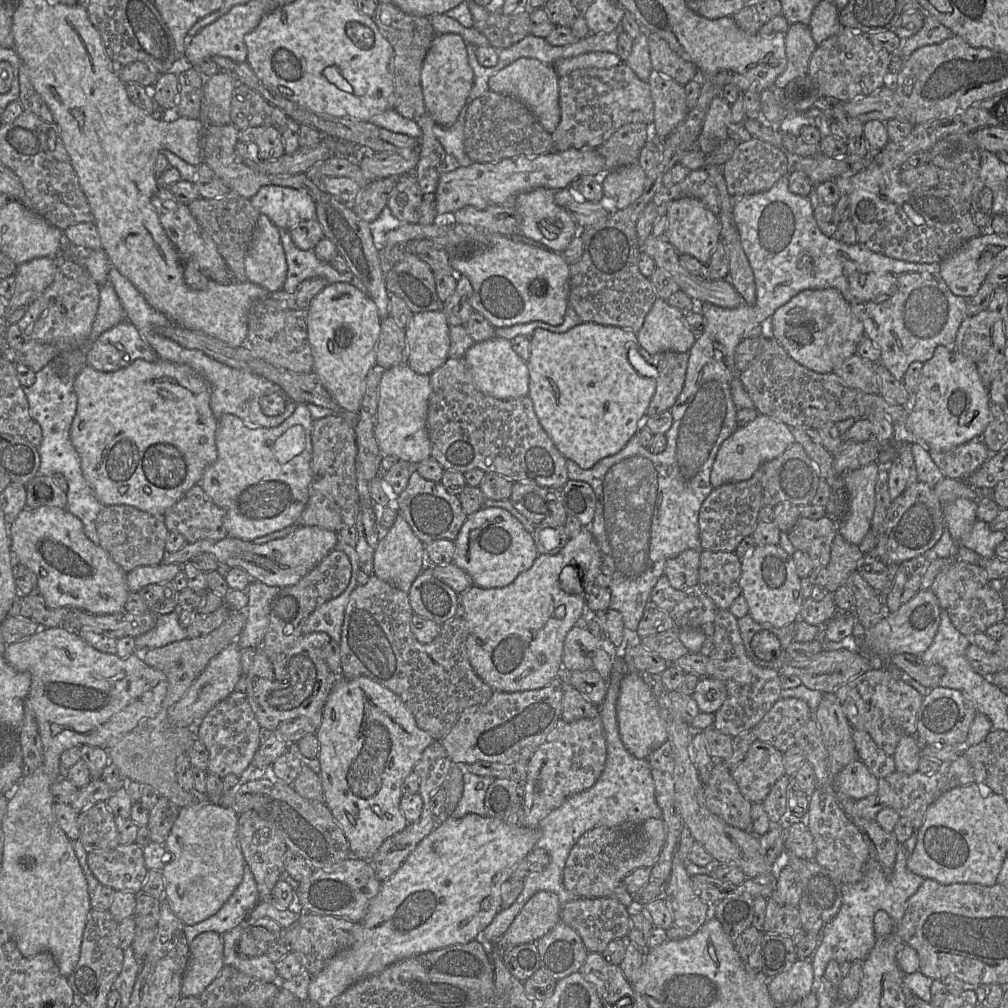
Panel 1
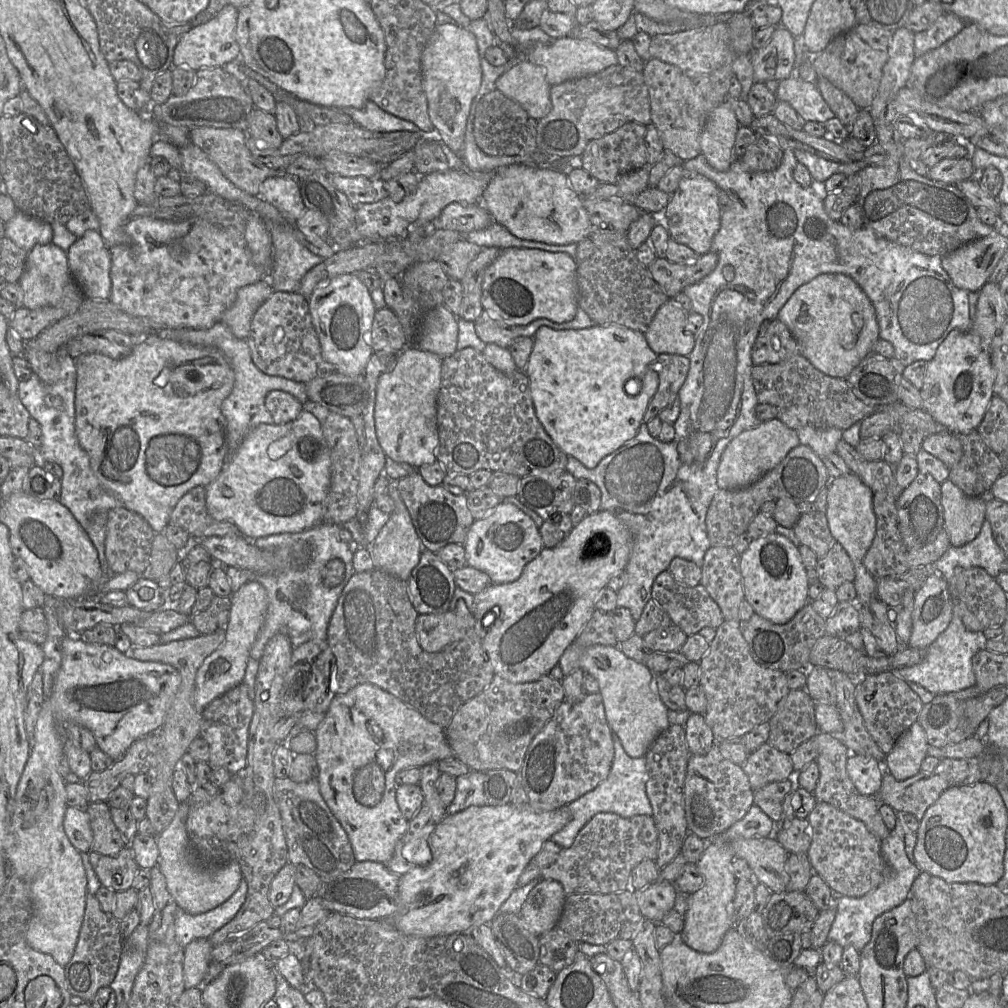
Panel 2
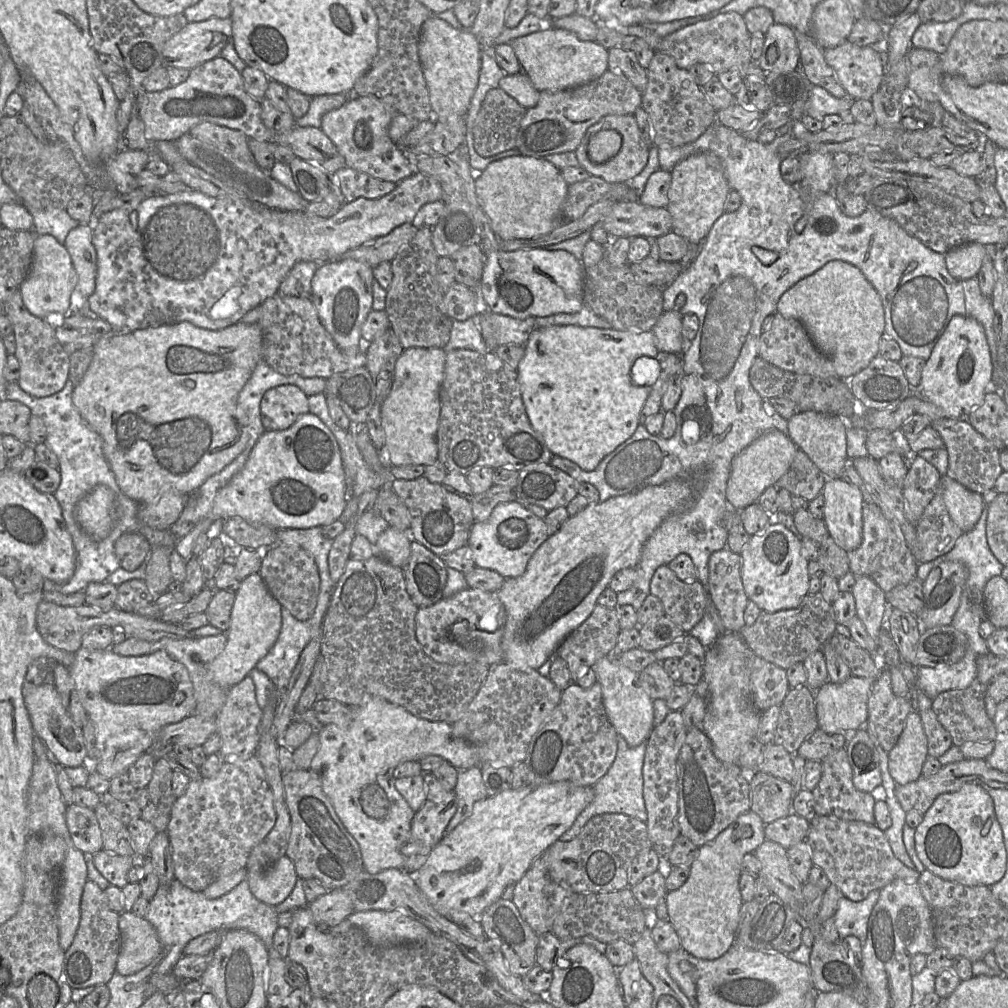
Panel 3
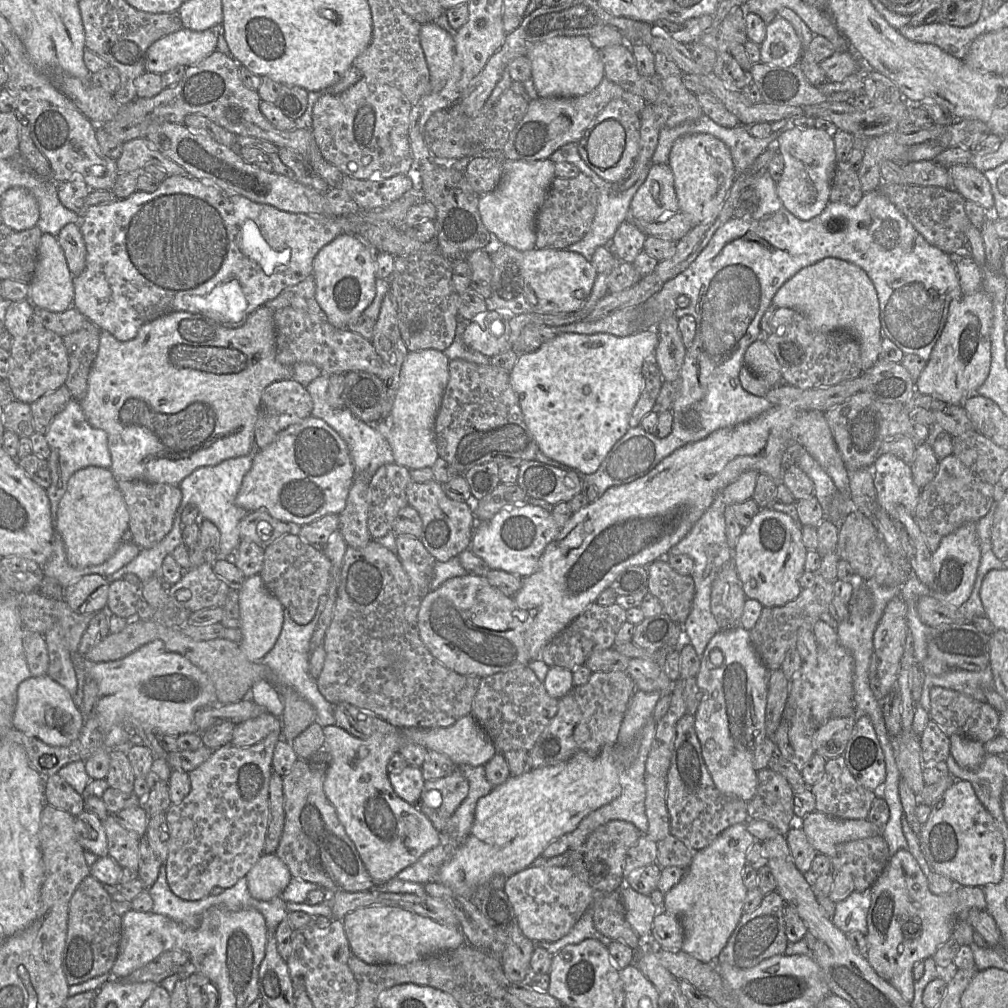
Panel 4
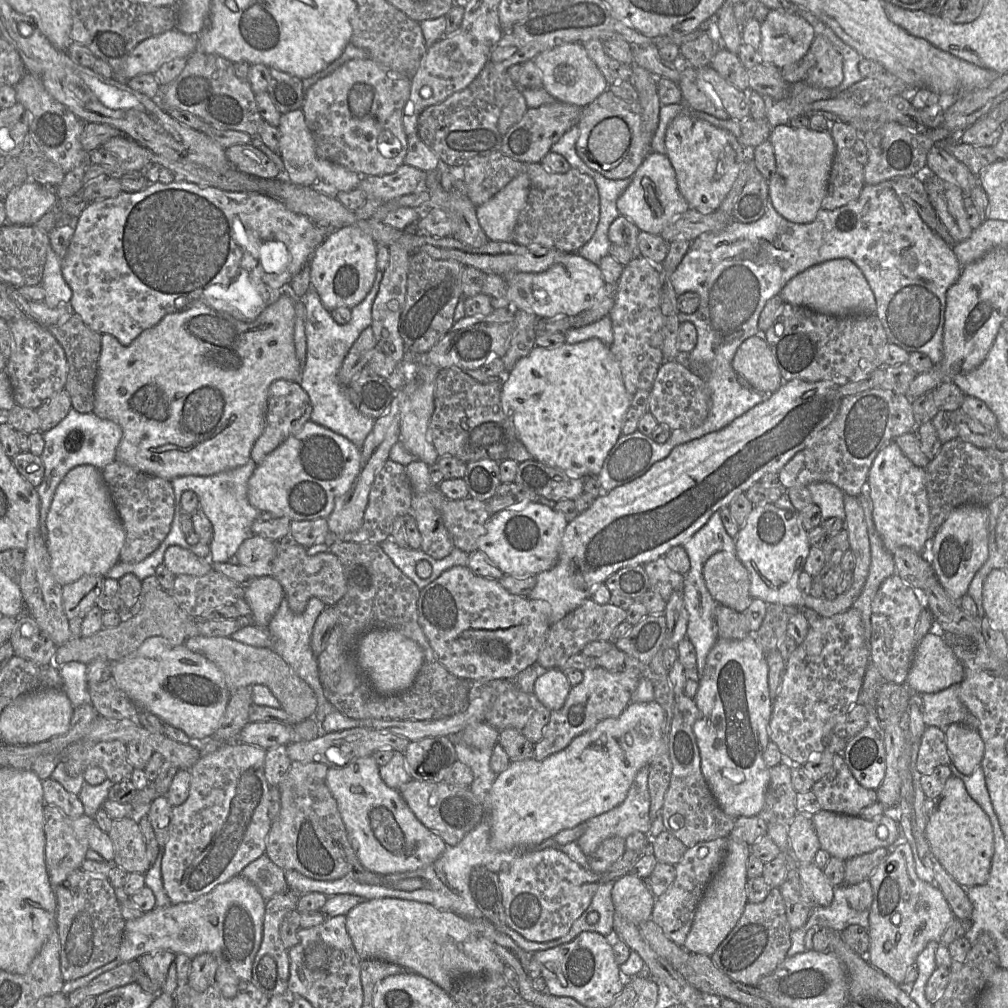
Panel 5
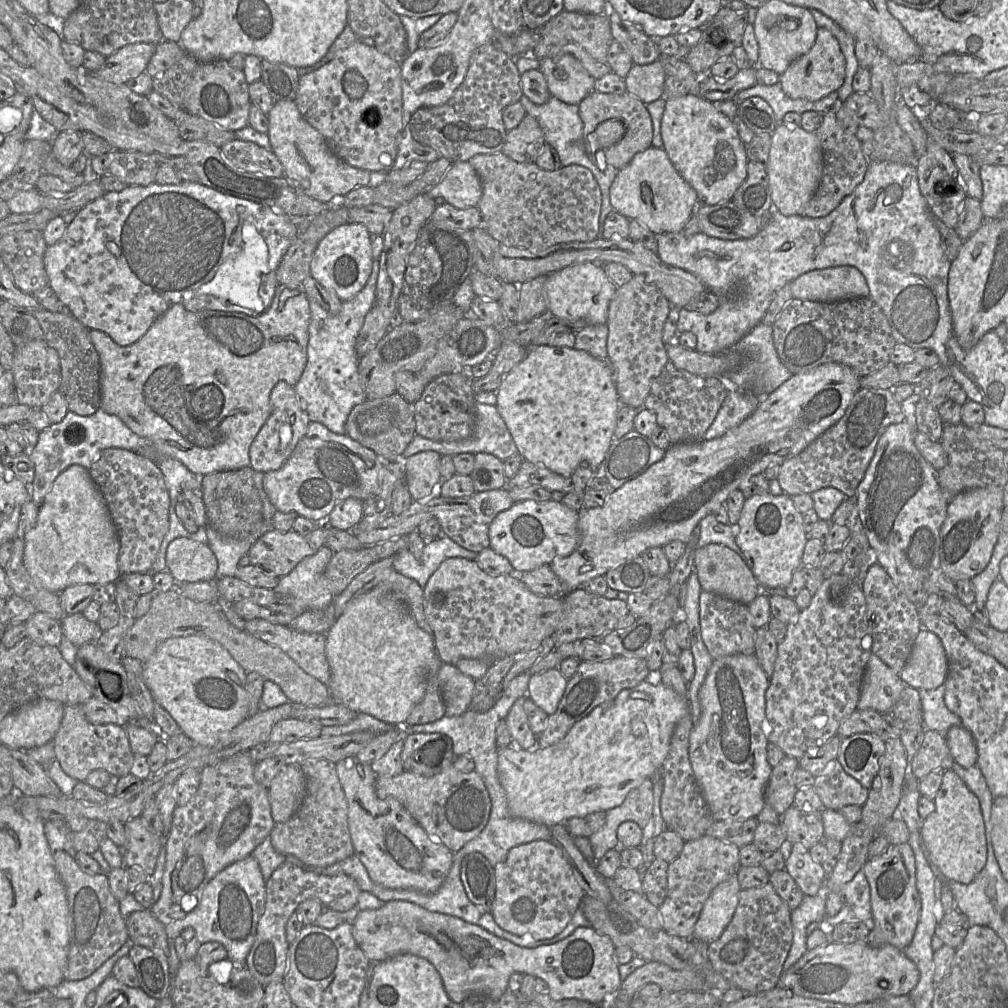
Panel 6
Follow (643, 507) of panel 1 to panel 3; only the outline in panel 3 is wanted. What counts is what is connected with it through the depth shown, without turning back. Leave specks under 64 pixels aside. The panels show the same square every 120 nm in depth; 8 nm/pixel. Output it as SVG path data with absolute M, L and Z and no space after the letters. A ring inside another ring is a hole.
M791 119L784 126L778 128L776 130L776 137L772 142L768 144L763 144L758 140L746 139L738 131L728 128L718 121L715 121L695 142L680 147L660 147L658 150L660 169L669 172L672 172L673 168L679 162L691 155L708 152L715 154L722 162L725 177L727 179L729 187L731 188L731 190L735 190L740 194L742 202L741 206L736 211L728 213L725 212L714 222L708 235L699 247L697 256L688 264L685 270L681 272L680 275L670 285L662 289L663 311L673 310L675 308L675 299L677 295L683 293L686 295L687 299L682 308L678 310L679 313L681 315L695 314L698 318L697 333L691 342L686 343L685 351L681 355L683 367L683 378L681 383L682 392L679 401L673 410L676 418L676 429L674 434L670 438L662 438L659 435L650 434L646 430L644 424L639 424L634 434L621 445L619 445L613 452L604 457L593 471L584 471L576 463L566 458L553 456L551 459L551 466L567 473L568 475L576 479L579 483L588 482L594 485L599 491L599 502L604 502L609 498L615 496L633 494L645 487L661 485L668 480L676 478L687 479L694 485L694 495L692 501L690 501L689 503L689 506L681 512L669 515L646 541L642 549L641 559L635 567L637 570L637 580L630 589L617 593L618 606L631 605L636 611L638 611L642 607L646 597L650 595L650 583L656 569L662 565L668 565L679 554L687 554L690 556L696 568L697 580L703 585L705 590L708 591L709 558L713 552L722 550L727 546L728 532L725 528L725 514L727 510L726 487L730 476L731 463L733 459L755 439L757 439L767 431L776 429L788 435L788 420L777 414L768 404L768 402L756 392L749 381L749 370L753 364L753 361L758 356L761 325L763 323L763 320L767 316L773 315L775 312L777 312L777 303L784 292L786 292L801 279L813 274L829 261L842 260L848 262L856 266L878 292L884 310L884 333L893 338L898 343L903 356L919 357L924 360L927 360L930 357L935 343L944 332L950 319L954 315L966 315L964 292L961 283L962 281L956 280L949 274L945 264L945 254L931 250L917 238L908 234L896 221L890 218L886 218L876 212L866 209L859 216L846 216L840 210L838 202L836 201L832 193L826 193L822 196L818 196L810 205L808 205L802 200L800 192L795 184L790 184L782 178L780 173L781 158L778 153L778 148L783 142L792 137L791 130L793 124L796 121L798 120ZM819 221L825 222L829 226L829 228L822 228L818 223Z

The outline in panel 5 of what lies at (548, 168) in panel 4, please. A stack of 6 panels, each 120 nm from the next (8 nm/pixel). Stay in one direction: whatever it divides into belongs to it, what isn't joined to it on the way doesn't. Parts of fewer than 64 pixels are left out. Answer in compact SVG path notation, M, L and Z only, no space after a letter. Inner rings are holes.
M522 173L487 202L476 207L478 222L489 240L513 242L514 228L529 188L529 177Z

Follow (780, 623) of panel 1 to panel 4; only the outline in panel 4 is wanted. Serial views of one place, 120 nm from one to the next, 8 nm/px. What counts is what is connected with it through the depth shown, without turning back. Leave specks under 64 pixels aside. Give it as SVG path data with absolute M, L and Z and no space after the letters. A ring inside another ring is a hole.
M761 509L743 530L733 552L745 596L759 601L763 607L784 606L795 600L802 591L799 580L805 572L807 552L799 523L782 512Z

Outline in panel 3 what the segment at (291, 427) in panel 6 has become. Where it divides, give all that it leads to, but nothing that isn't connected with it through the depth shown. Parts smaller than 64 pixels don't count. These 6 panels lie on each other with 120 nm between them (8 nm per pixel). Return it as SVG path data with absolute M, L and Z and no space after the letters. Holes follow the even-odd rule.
M293 384L280 385L265 392L260 410L265 431L285 430L292 426L301 415L309 412L308 396Z

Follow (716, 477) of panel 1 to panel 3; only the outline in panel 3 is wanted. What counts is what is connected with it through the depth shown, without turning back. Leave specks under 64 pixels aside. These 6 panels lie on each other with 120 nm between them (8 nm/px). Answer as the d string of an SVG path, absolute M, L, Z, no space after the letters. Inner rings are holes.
M773 429L755 439L732 461L726 487L726 499L736 509L742 510L756 503L760 494L774 485L790 468L798 447L783 432Z

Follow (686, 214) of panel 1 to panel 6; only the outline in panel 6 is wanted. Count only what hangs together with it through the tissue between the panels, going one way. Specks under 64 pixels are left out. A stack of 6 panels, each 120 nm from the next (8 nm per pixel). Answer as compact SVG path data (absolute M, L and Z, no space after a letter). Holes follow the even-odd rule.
M693 94L673 97L666 100L665 110L661 120L661 136L663 149L670 161L692 186L698 197L698 205L717 205L732 201L736 190L747 175L748 158L746 145L740 140L735 122L718 111L712 102Z

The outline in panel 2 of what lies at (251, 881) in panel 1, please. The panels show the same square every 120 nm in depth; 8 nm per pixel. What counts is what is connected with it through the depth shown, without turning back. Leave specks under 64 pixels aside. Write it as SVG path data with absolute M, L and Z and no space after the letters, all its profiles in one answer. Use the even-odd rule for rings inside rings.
M243 878L229 899L208 912L192 915L178 906L175 914L177 943L185 948L195 939L209 938L236 916L246 900L247 891L247 881Z

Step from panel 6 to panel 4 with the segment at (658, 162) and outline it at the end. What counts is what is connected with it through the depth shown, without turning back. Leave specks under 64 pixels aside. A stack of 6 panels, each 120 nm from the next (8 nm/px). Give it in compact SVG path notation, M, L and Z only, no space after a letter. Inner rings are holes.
M651 164L644 183L634 195L629 217L652 222L679 211L674 176L667 164Z

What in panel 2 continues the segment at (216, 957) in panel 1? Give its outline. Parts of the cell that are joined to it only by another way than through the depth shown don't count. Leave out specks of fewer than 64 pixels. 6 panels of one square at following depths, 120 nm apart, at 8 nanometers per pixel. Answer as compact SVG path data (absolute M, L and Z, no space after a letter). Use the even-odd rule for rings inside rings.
M198 938L184 949L183 971L185 989L198 987L211 963L212 943L208 938Z

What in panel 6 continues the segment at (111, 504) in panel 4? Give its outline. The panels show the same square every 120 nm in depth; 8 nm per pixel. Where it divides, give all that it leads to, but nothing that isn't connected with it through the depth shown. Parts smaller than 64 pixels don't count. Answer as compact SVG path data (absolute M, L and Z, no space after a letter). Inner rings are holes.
M71 465L54 480L39 506L35 526L25 535L23 562L42 588L61 593L77 584L106 584L120 578L120 541L106 500L89 470Z

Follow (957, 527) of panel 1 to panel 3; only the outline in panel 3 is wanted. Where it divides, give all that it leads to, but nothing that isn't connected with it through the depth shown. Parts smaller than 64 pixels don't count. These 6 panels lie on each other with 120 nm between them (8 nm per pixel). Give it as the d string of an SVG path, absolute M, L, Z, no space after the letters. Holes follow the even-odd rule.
M947 475L941 476L941 491L953 522L964 533L972 530L986 505L984 497L967 489Z

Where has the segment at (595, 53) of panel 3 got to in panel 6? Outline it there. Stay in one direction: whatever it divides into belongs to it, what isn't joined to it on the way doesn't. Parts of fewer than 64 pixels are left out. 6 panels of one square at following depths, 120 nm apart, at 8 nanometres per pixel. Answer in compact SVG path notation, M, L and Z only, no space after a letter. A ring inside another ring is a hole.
M571 54L539 60L551 96L568 103L579 103L594 90L595 78Z

